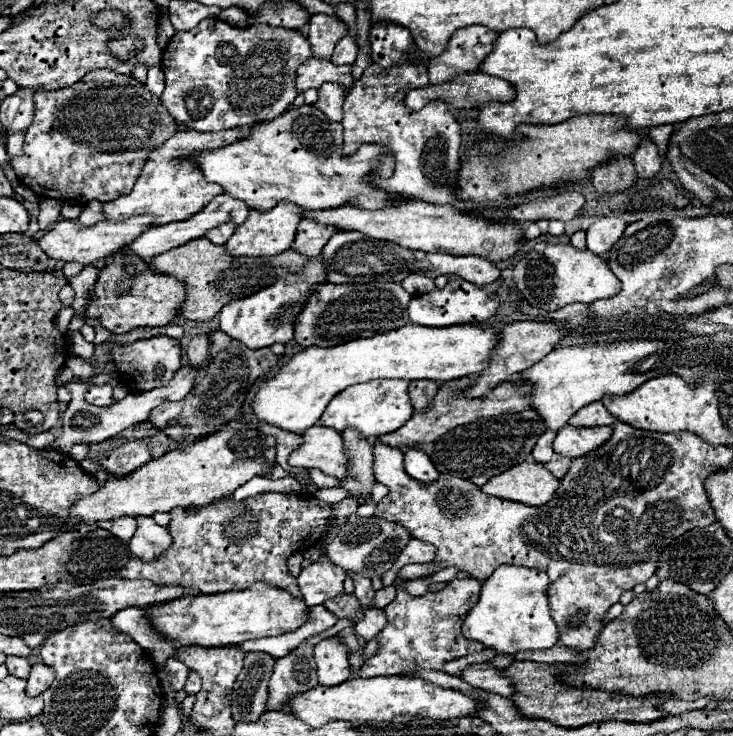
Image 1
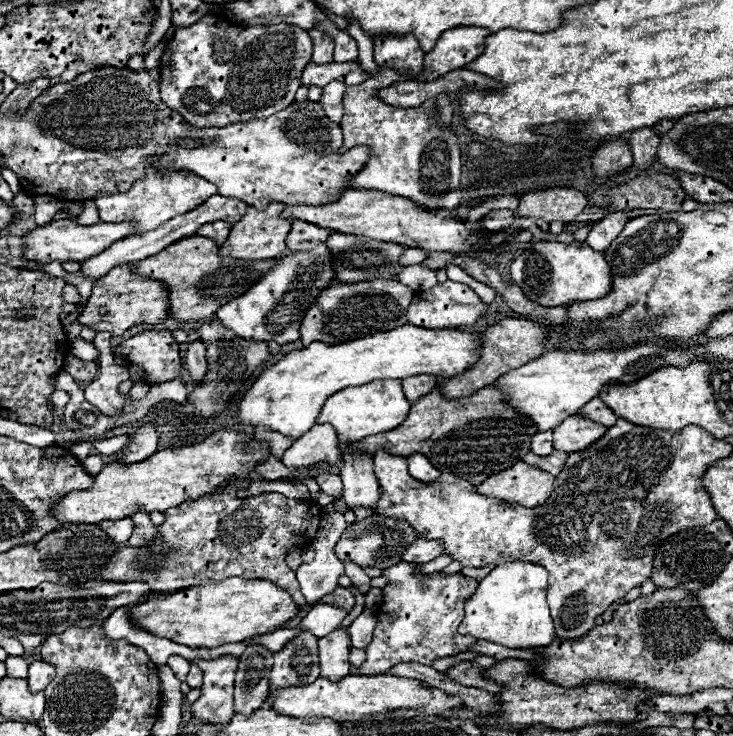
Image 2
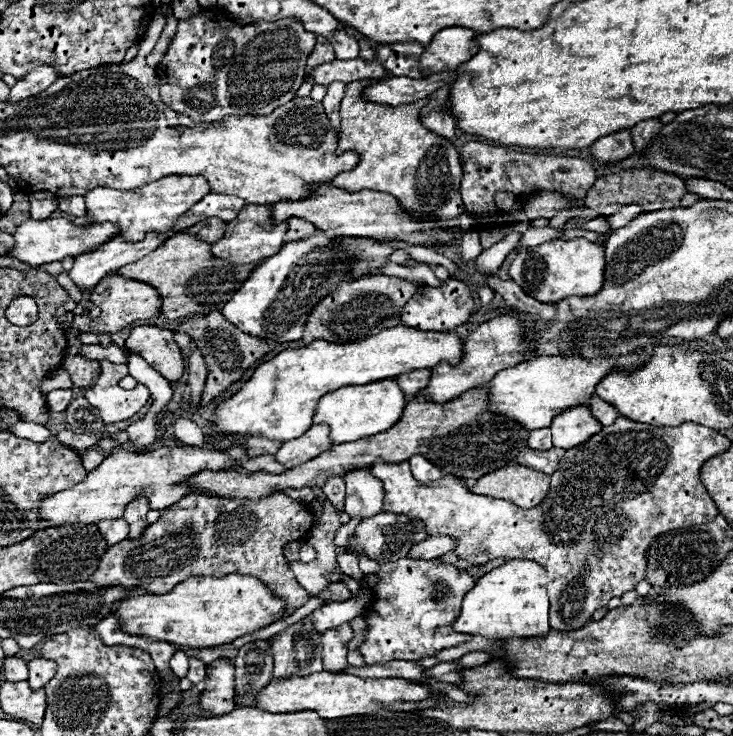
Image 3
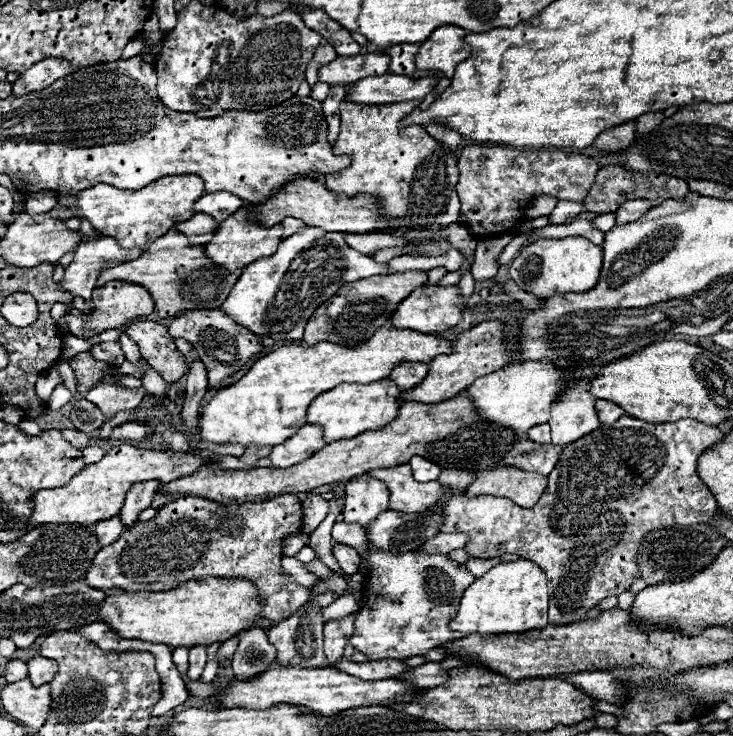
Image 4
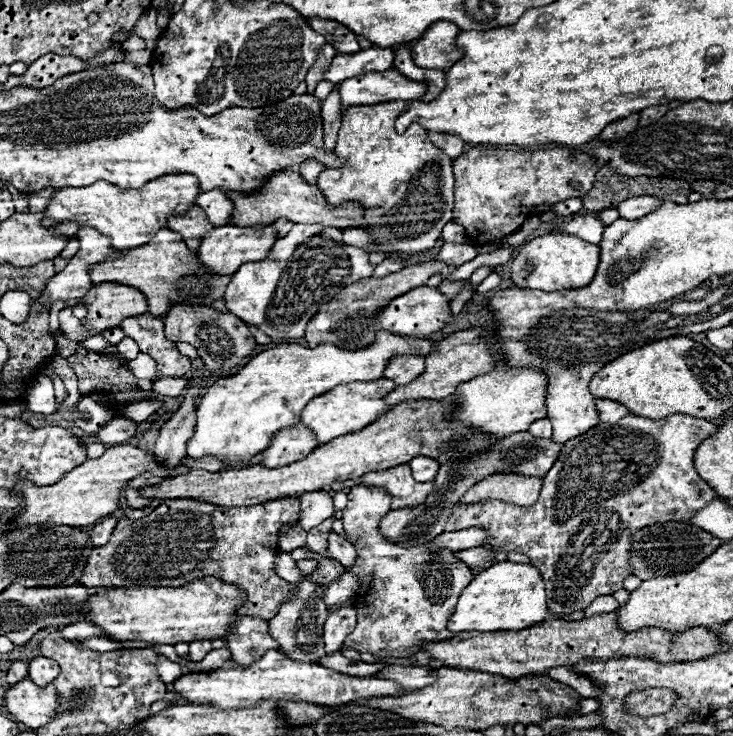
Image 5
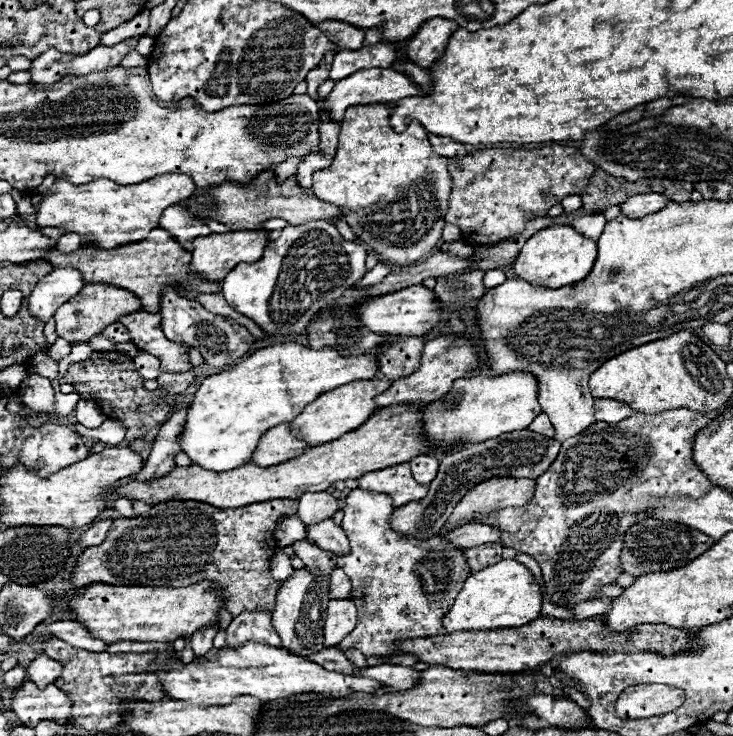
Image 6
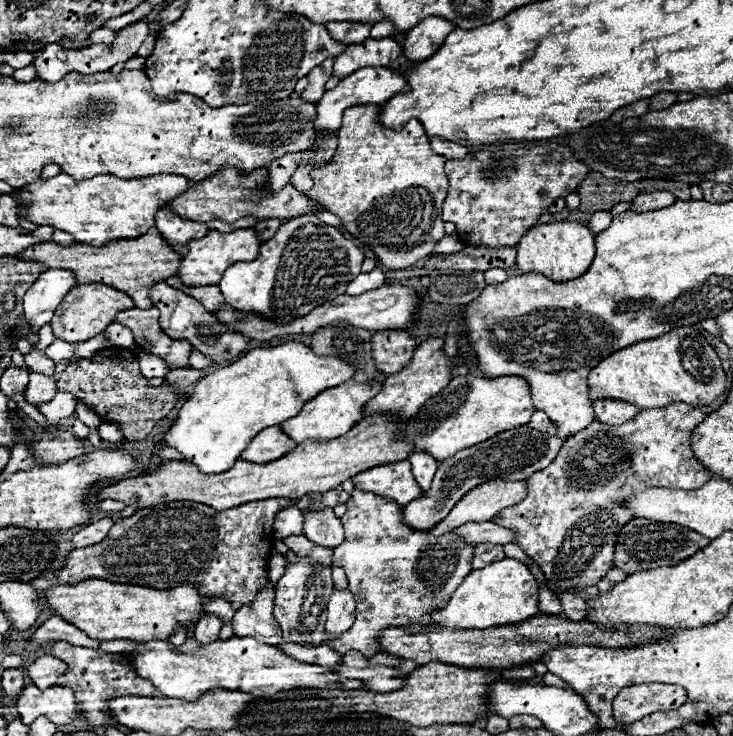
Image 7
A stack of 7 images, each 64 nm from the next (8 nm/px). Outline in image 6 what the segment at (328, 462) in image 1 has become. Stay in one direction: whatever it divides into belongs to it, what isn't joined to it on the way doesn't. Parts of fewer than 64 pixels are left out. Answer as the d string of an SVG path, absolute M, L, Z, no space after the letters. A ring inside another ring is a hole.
M280 424L272 430L268 430L256 450L250 456L250 462L258 464L258 466L270 466L270 464L280 464L286 462L294 456L300 456L304 450L308 448L308 444L304 440L298 440L296 436L290 434L288 424Z

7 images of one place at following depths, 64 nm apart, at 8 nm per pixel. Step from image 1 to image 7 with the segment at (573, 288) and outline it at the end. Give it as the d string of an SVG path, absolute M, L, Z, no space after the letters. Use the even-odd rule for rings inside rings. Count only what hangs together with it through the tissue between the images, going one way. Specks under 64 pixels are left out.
M564 220L564 222L550 222L550 224L536 224L526 230L526 234L516 244L518 250L518 268L522 274L526 272L540 272L554 282L574 280L588 270L594 260L594 234L580 222Z

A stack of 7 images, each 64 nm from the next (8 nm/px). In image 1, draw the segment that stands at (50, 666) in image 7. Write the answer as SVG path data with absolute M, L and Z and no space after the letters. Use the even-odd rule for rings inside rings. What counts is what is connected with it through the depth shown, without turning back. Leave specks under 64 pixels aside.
M34 664L28 676L28 686L26 686L26 694L28 696L38 696L42 692L46 692L46 688L52 684L54 680L54 670L48 668L46 664Z

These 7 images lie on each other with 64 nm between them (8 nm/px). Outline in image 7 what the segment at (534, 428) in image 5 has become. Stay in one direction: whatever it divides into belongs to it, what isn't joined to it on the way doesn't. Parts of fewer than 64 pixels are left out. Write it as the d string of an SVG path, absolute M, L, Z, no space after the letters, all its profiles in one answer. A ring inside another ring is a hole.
M536 410L528 422L528 426L540 430L540 432L548 432L548 434L554 434L556 432L556 424L546 416L546 412L542 410Z

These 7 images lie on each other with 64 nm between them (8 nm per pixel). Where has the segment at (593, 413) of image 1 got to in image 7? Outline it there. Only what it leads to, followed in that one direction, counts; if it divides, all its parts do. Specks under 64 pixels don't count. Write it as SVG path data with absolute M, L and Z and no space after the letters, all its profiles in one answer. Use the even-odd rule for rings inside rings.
M606 398L606 400L596 400L594 402L596 420L600 420L604 424L612 424L612 426L632 420L638 412L640 412L640 408L636 408L634 404L624 402L624 400Z

